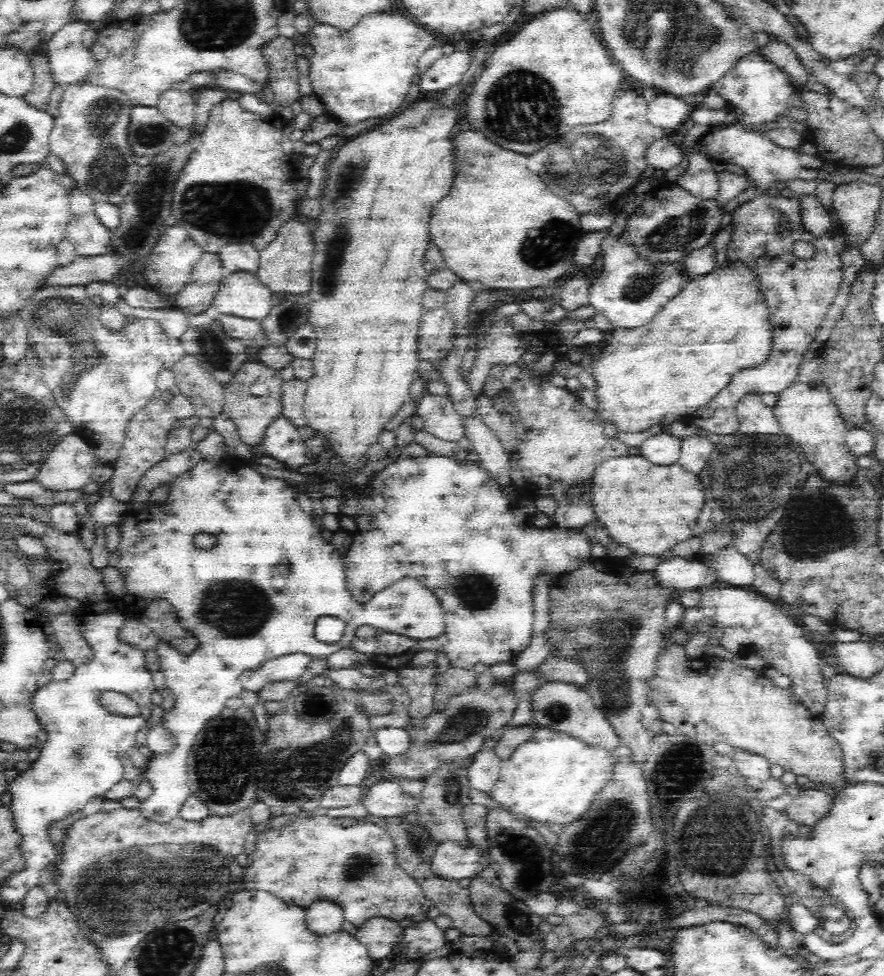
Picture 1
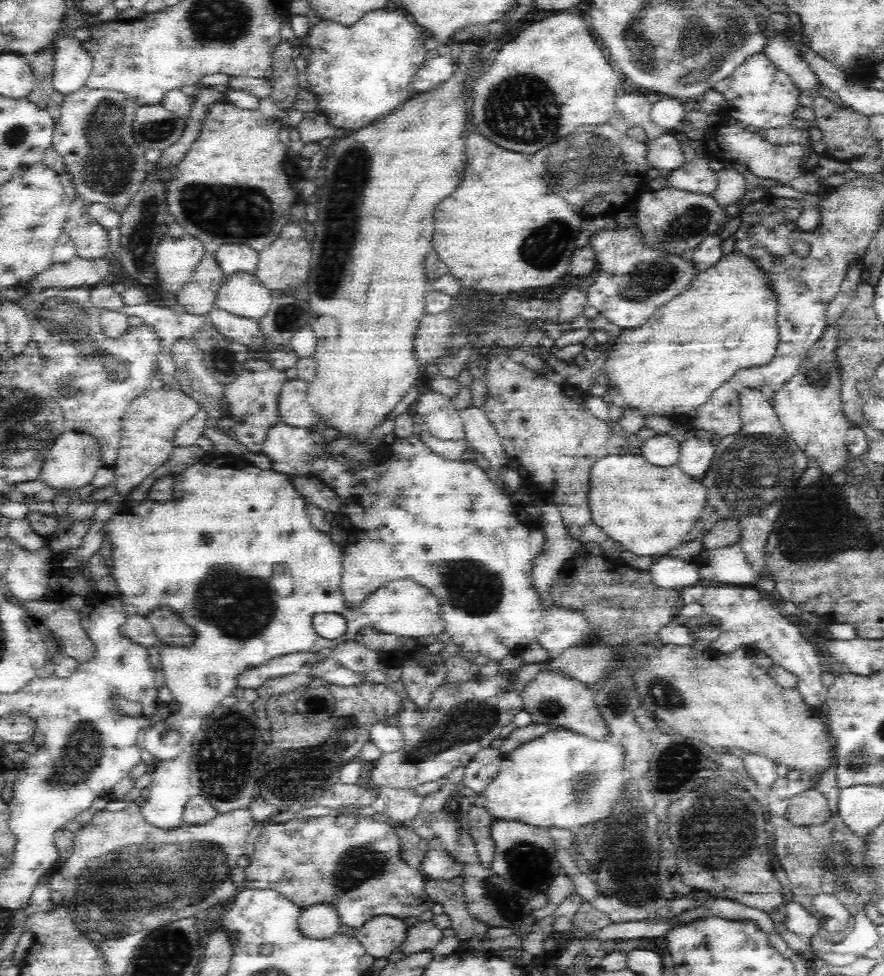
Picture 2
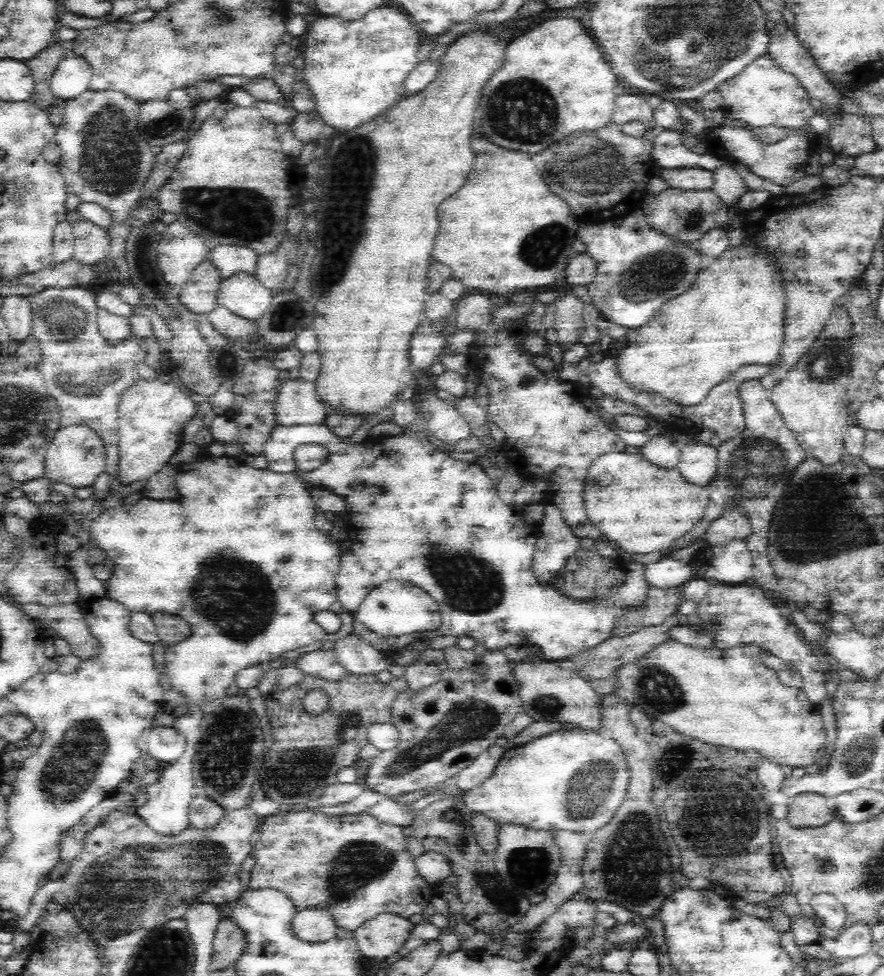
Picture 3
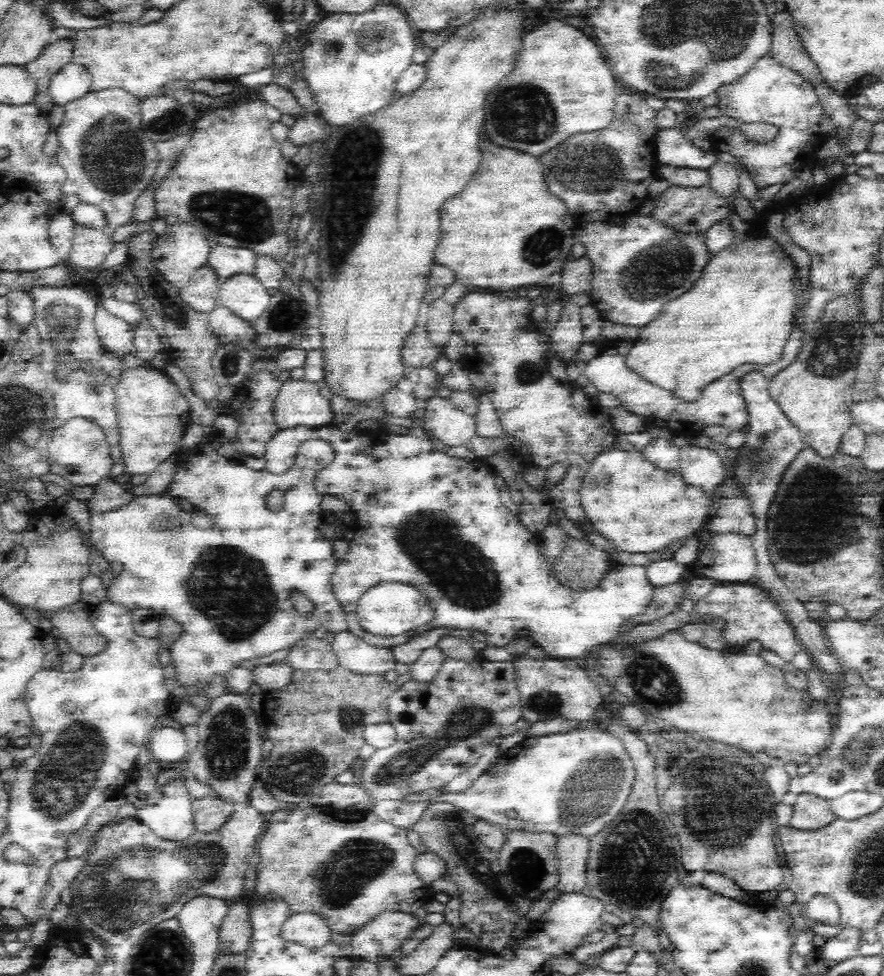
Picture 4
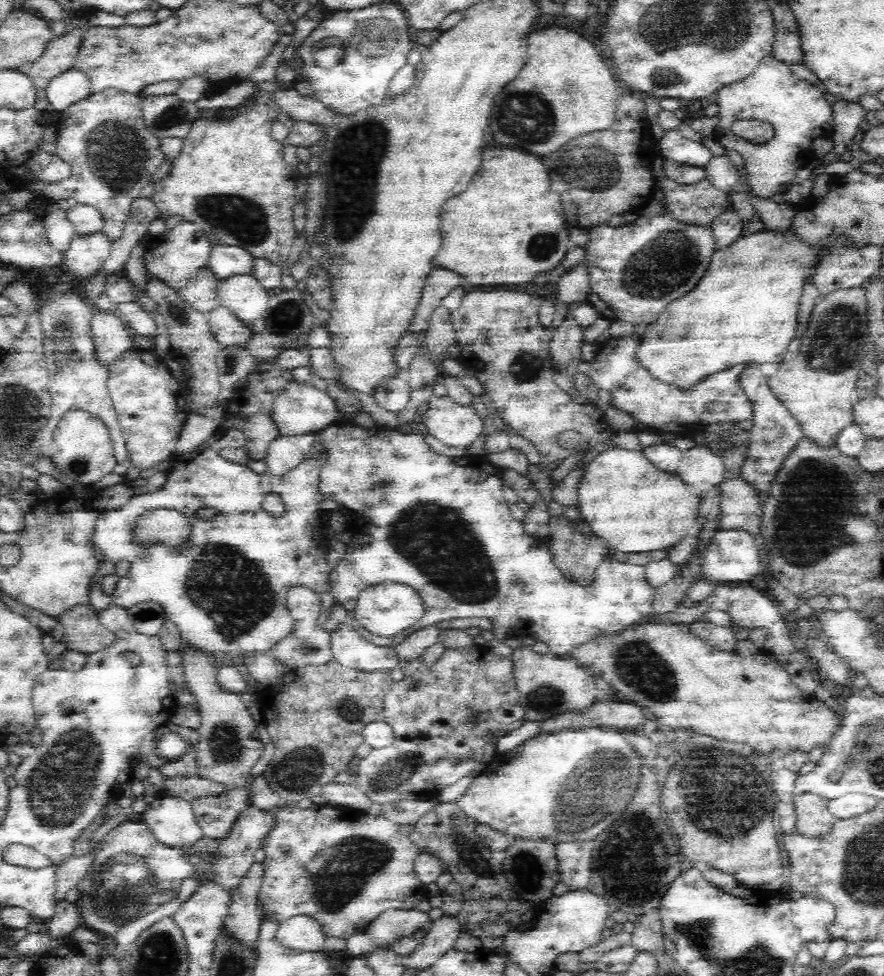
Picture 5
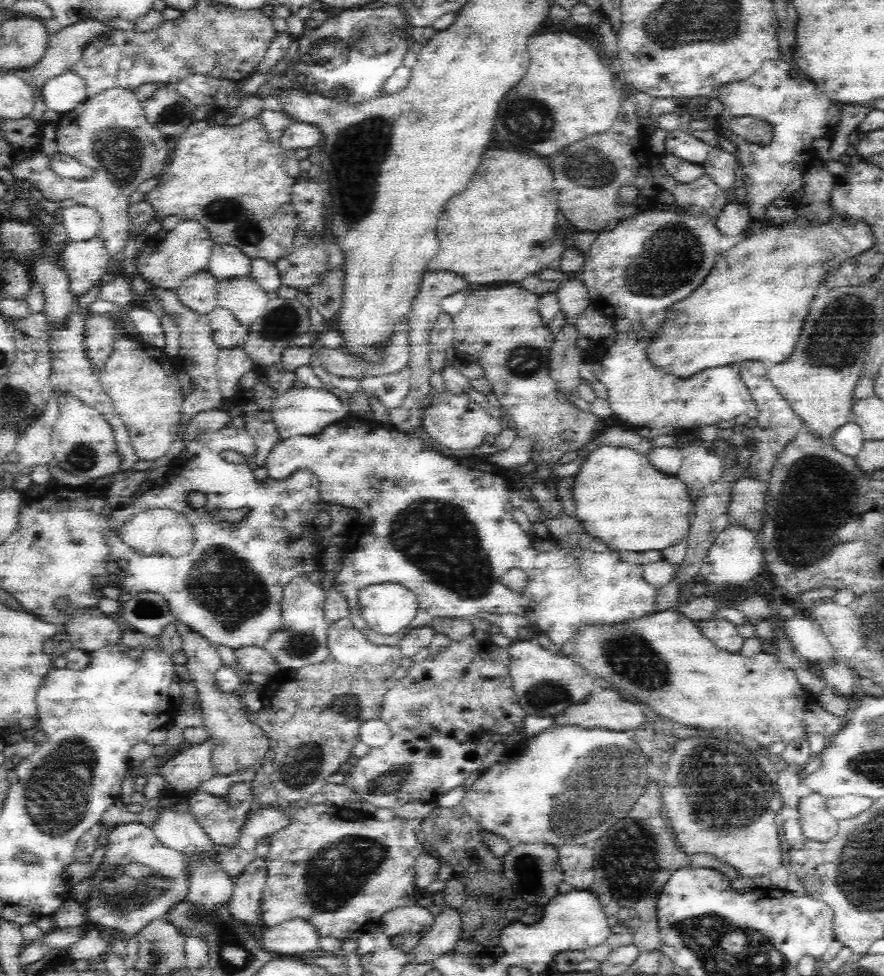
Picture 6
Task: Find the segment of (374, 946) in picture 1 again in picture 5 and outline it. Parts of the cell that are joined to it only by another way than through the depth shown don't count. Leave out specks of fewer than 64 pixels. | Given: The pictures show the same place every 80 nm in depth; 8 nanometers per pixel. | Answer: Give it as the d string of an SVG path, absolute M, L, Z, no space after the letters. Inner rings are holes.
M386 909L364 929L363 934L354 934L346 940L346 952L351 958L370 954L374 946L392 948L394 942L411 936L430 926L432 920L426 912L415 909Z

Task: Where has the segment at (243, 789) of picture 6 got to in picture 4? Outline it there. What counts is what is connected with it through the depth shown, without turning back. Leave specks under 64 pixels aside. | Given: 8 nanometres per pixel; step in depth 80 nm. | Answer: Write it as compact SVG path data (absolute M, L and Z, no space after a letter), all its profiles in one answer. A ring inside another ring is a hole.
M208 794L201 800L191 803L197 833L219 832L237 809L237 804Z

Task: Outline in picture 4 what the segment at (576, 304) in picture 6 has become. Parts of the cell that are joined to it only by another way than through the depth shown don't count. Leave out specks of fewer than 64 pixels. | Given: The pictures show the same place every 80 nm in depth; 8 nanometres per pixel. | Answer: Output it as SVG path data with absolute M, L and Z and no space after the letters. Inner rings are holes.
M588 257L574 258L560 271L562 294L568 300L571 296L589 292L592 275L593 264L588 260Z

